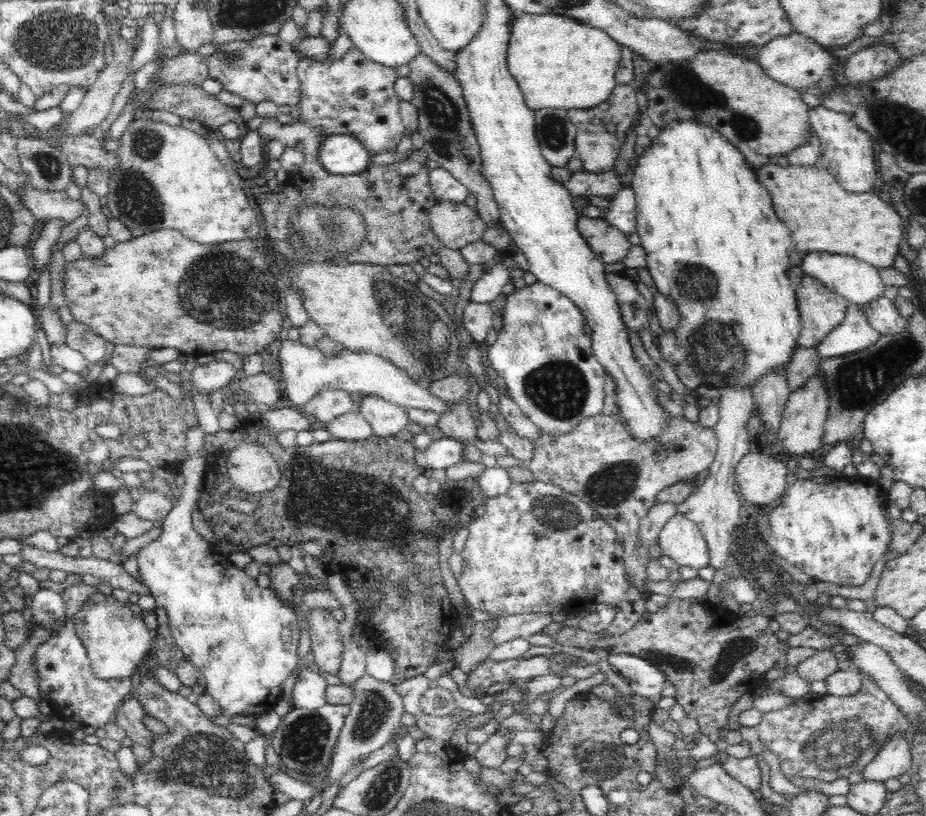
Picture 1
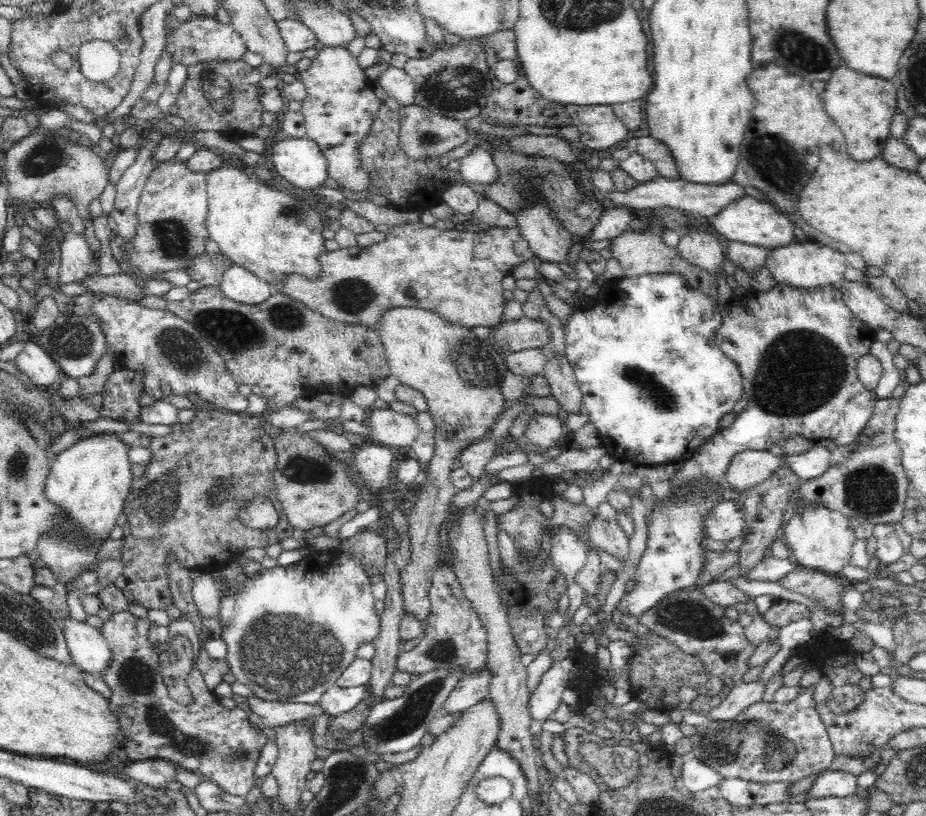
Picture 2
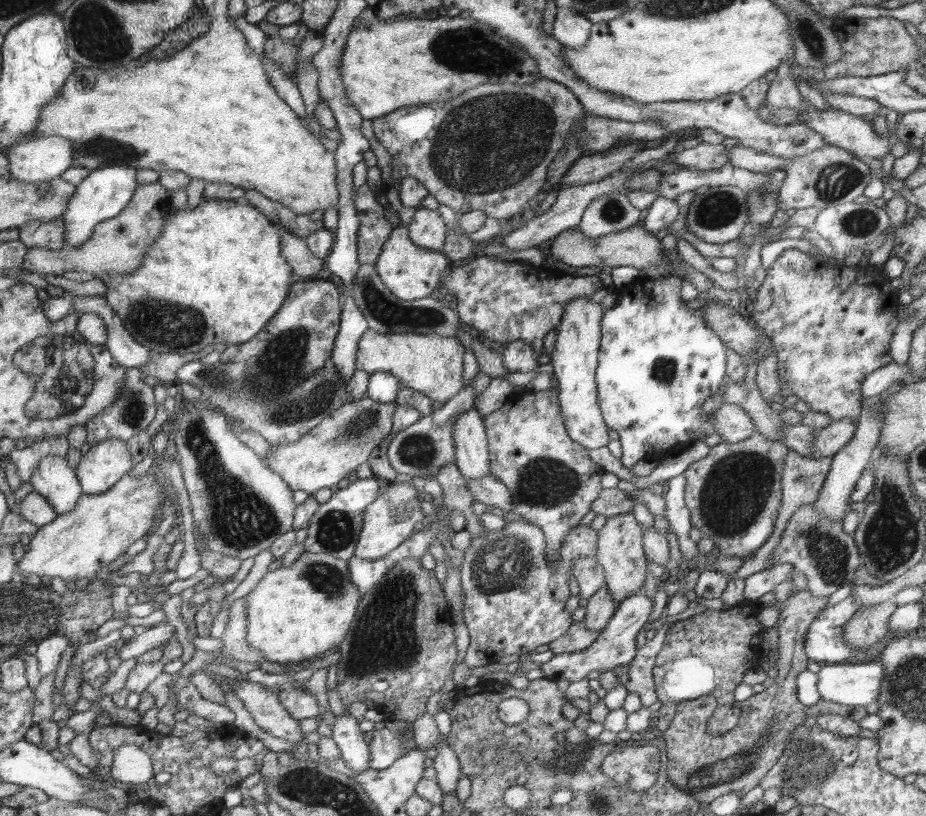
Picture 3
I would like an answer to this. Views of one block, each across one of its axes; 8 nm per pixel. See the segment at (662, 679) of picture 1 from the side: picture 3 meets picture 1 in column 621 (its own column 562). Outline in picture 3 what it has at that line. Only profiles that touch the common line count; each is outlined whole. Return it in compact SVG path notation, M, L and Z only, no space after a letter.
M644 592L636 593L630 598L626 598L618 604L616 612L610 618L608 624L600 631L601 636L590 648L574 653L564 653L554 655L548 662L542 664L540 668L544 671L544 678L557 682L560 678L565 678L570 682L577 682L580 679L590 678L587 674L593 670L600 672L616 668L628 668L637 656L636 641L638 632L646 621L650 618L653 610L653 598L648 597Z

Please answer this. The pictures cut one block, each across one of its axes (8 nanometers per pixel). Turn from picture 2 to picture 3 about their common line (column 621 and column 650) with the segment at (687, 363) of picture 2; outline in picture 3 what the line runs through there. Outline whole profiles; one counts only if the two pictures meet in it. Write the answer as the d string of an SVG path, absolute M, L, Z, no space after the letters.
M670 275L664 280L634 280L631 284L624 287L614 288L618 294L614 306L606 311L601 321L601 353L599 358L599 366L596 372L597 394L600 397L600 407L604 415L605 422L609 428L616 430L619 434L619 441L622 445L622 456L620 460L624 467L631 470L632 466L638 460L654 461L656 464L664 460L666 456L679 454L682 450L694 445L696 441L706 440L710 432L706 432L708 428L702 428L706 424L712 424L710 416L704 416L700 410L702 402L706 398L710 398L722 384L724 380L724 372L726 372L726 346L721 336L717 334L705 320L705 315L701 310L694 310L687 307L687 304L680 297L680 286L682 278Z

